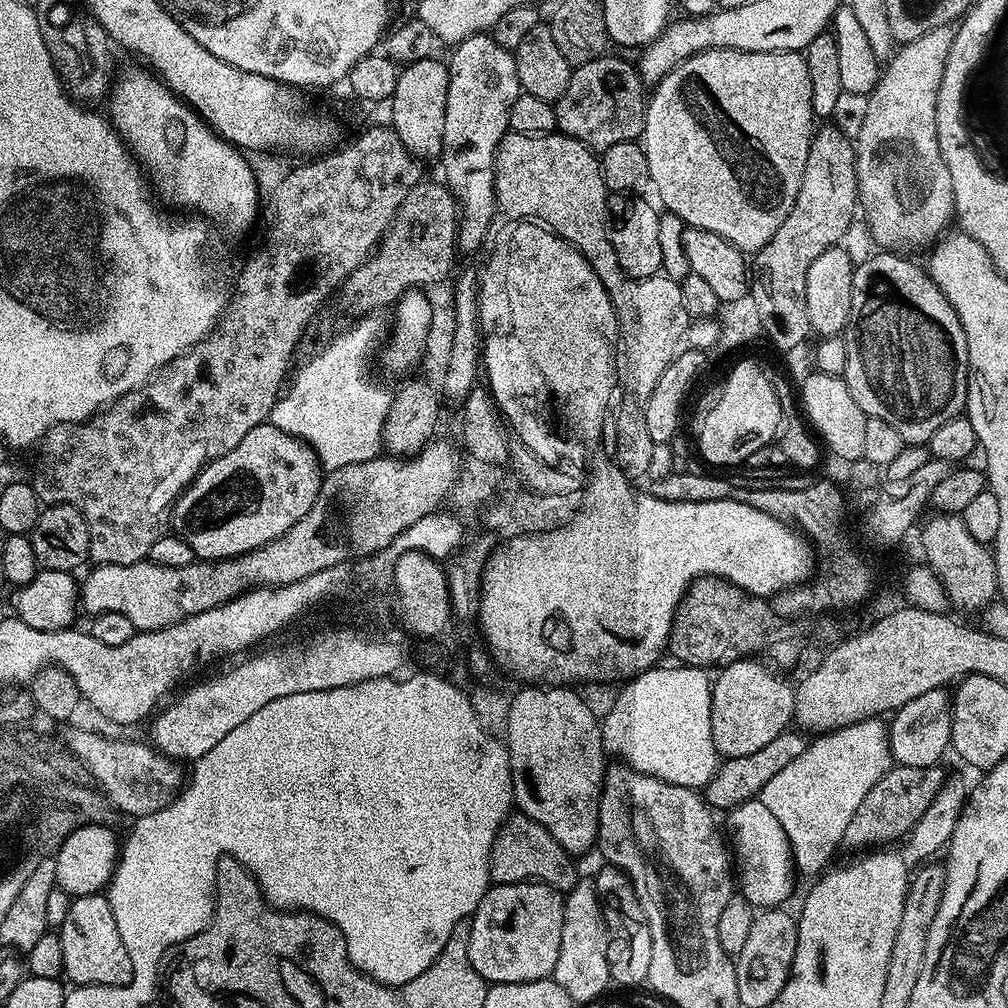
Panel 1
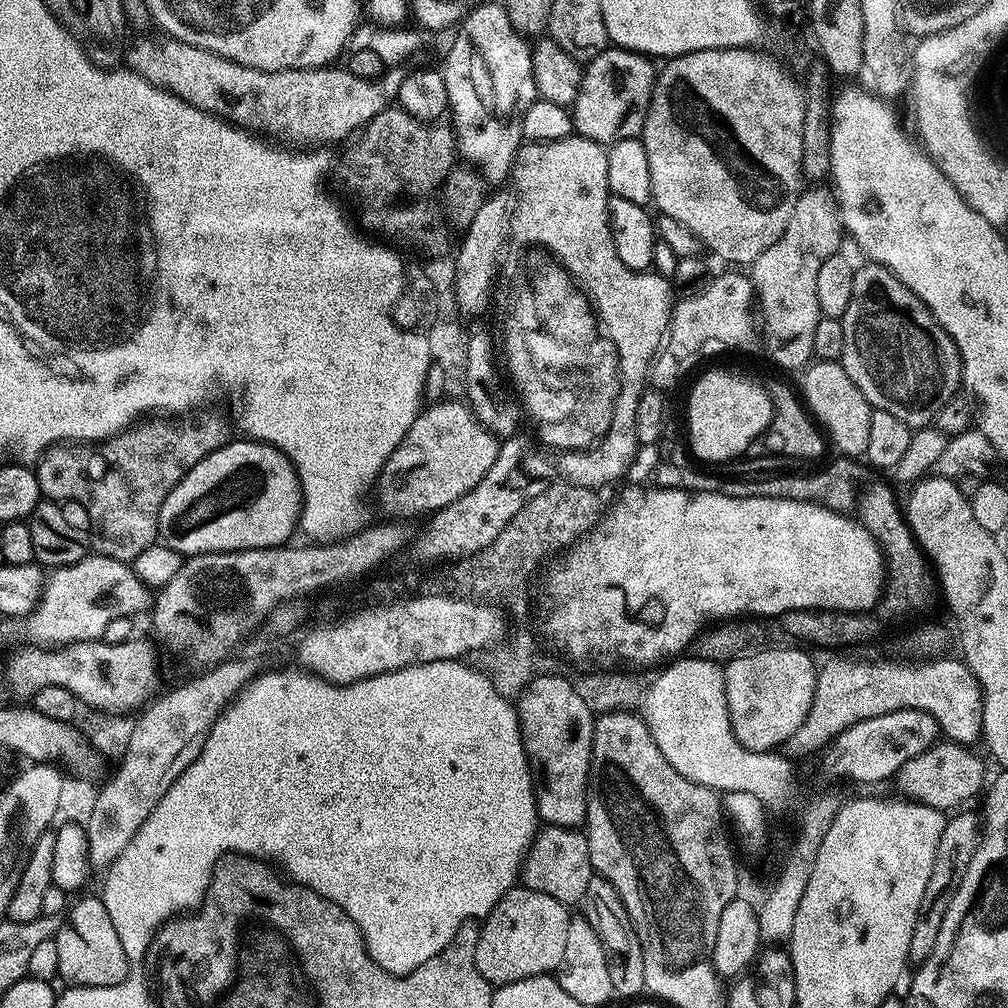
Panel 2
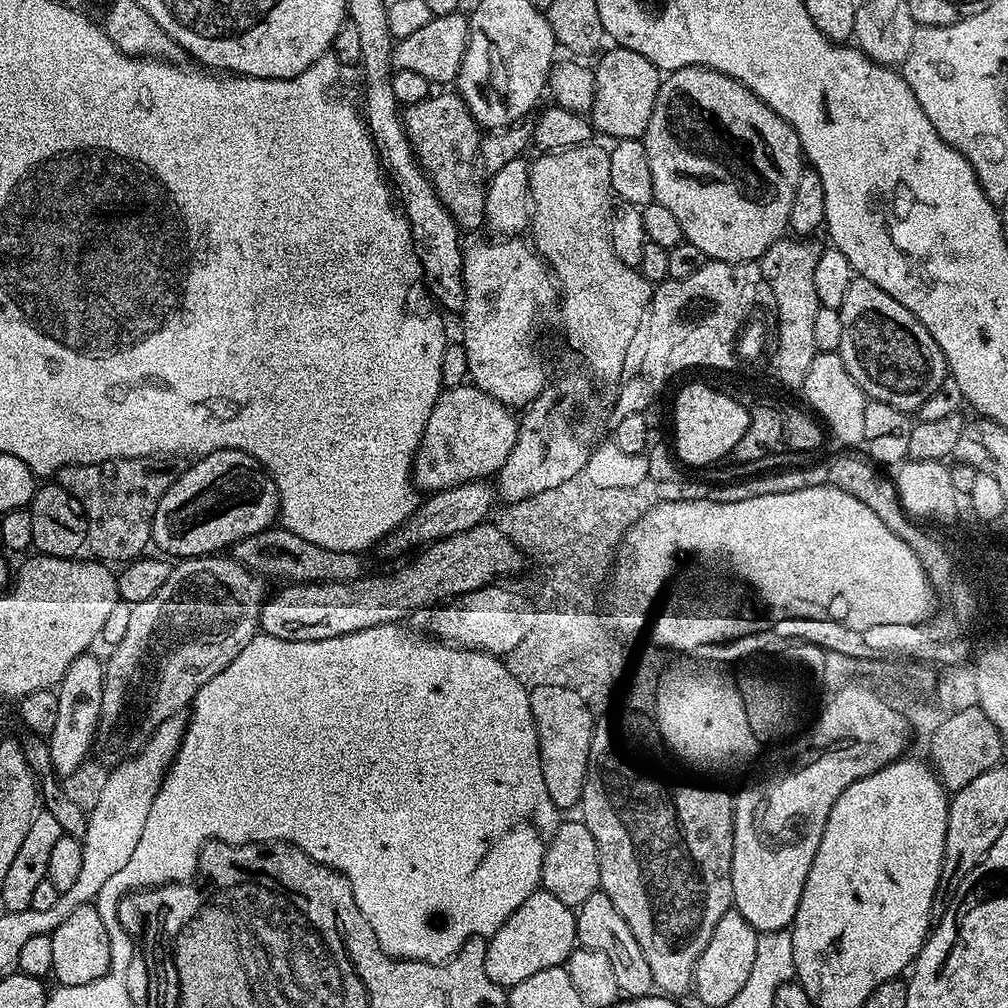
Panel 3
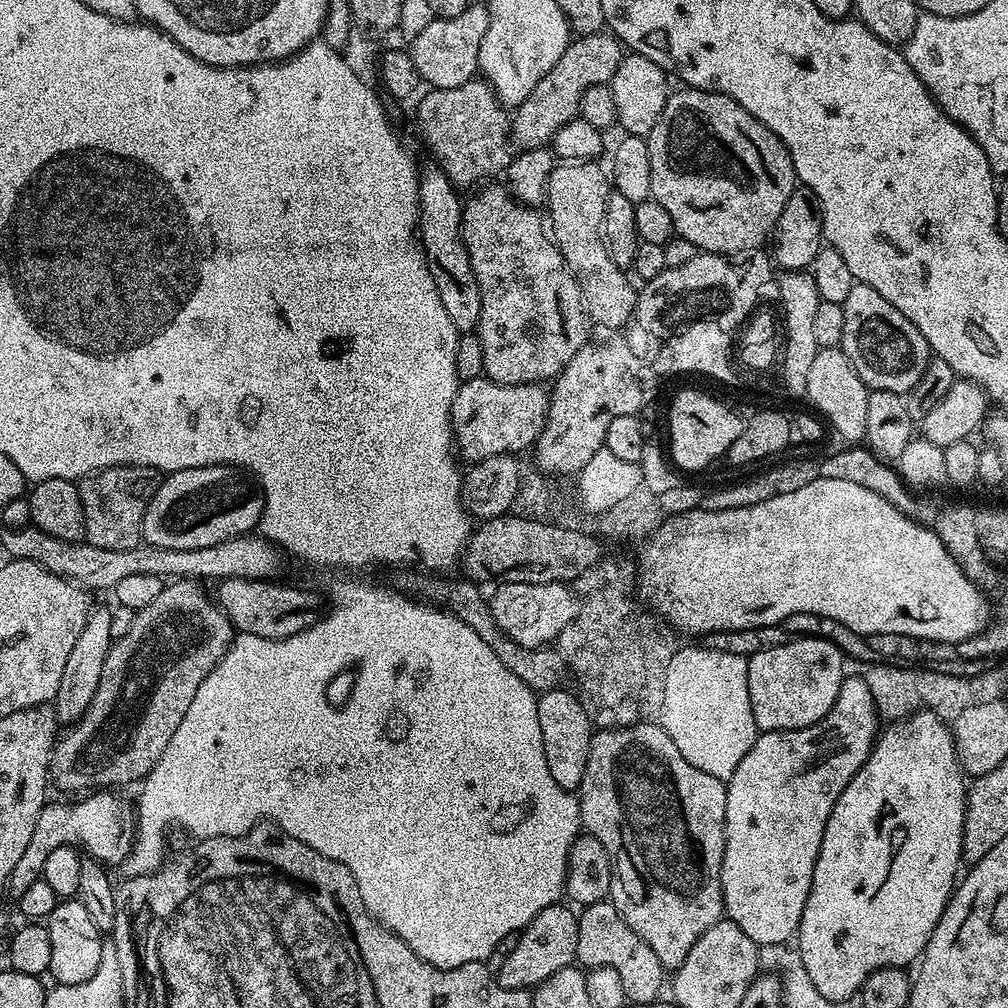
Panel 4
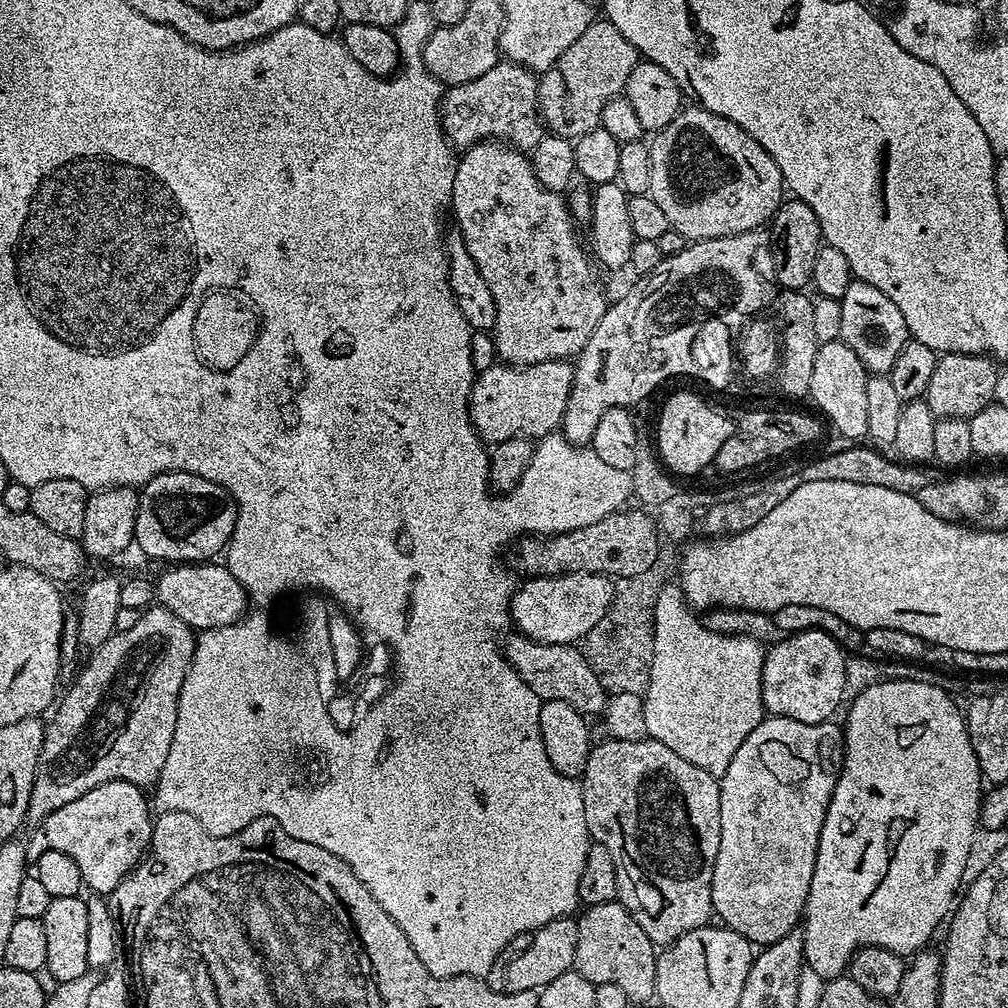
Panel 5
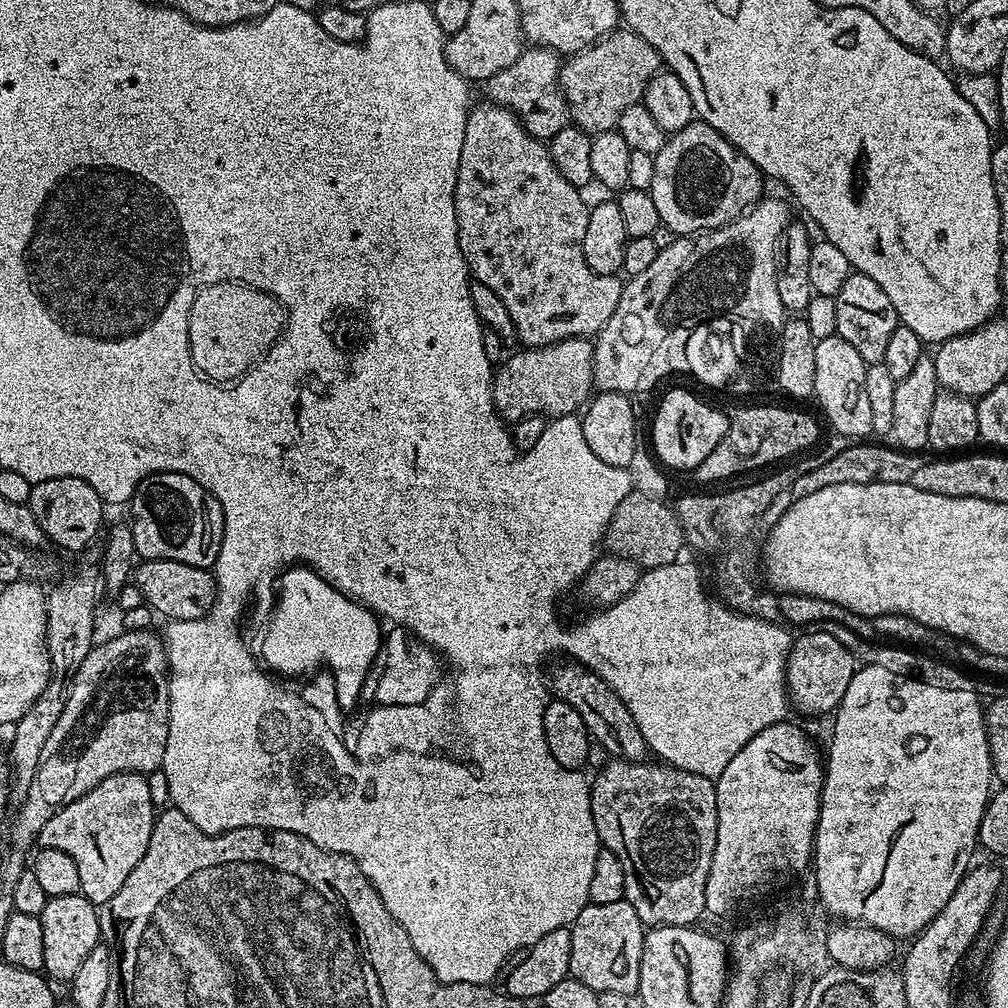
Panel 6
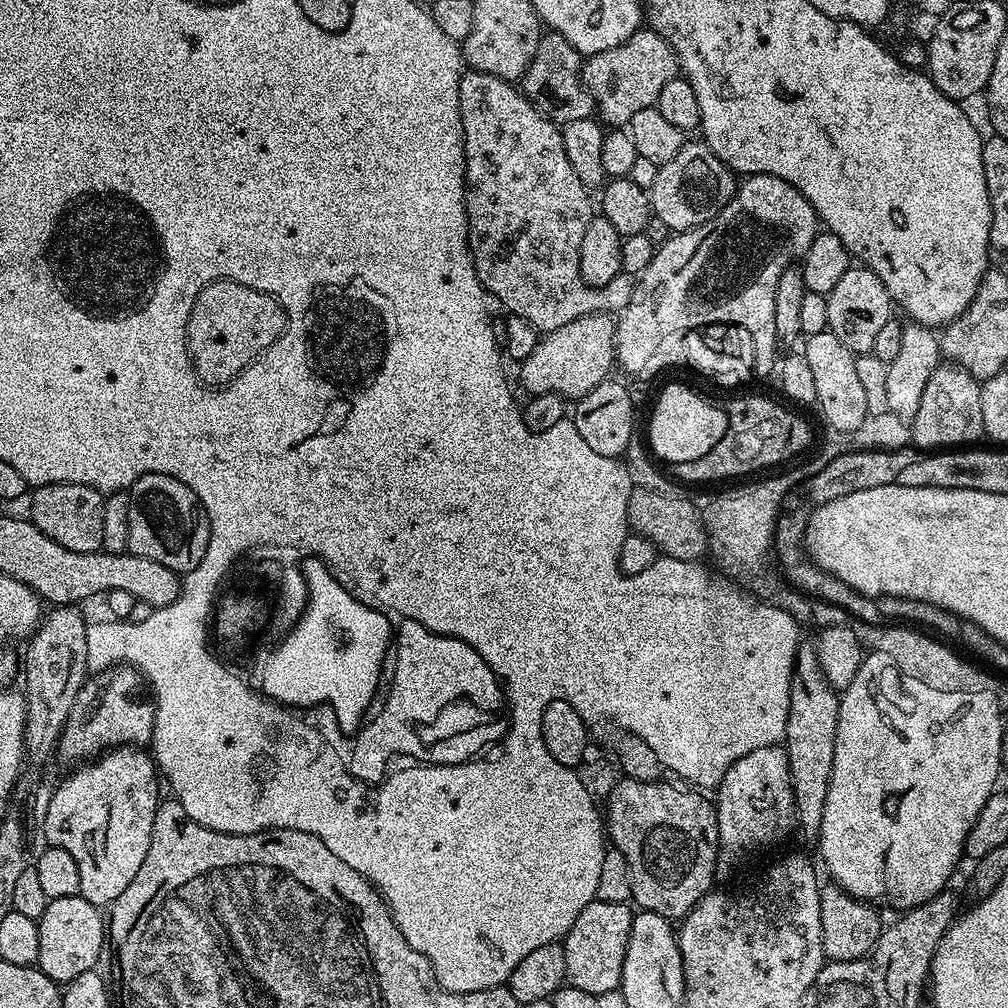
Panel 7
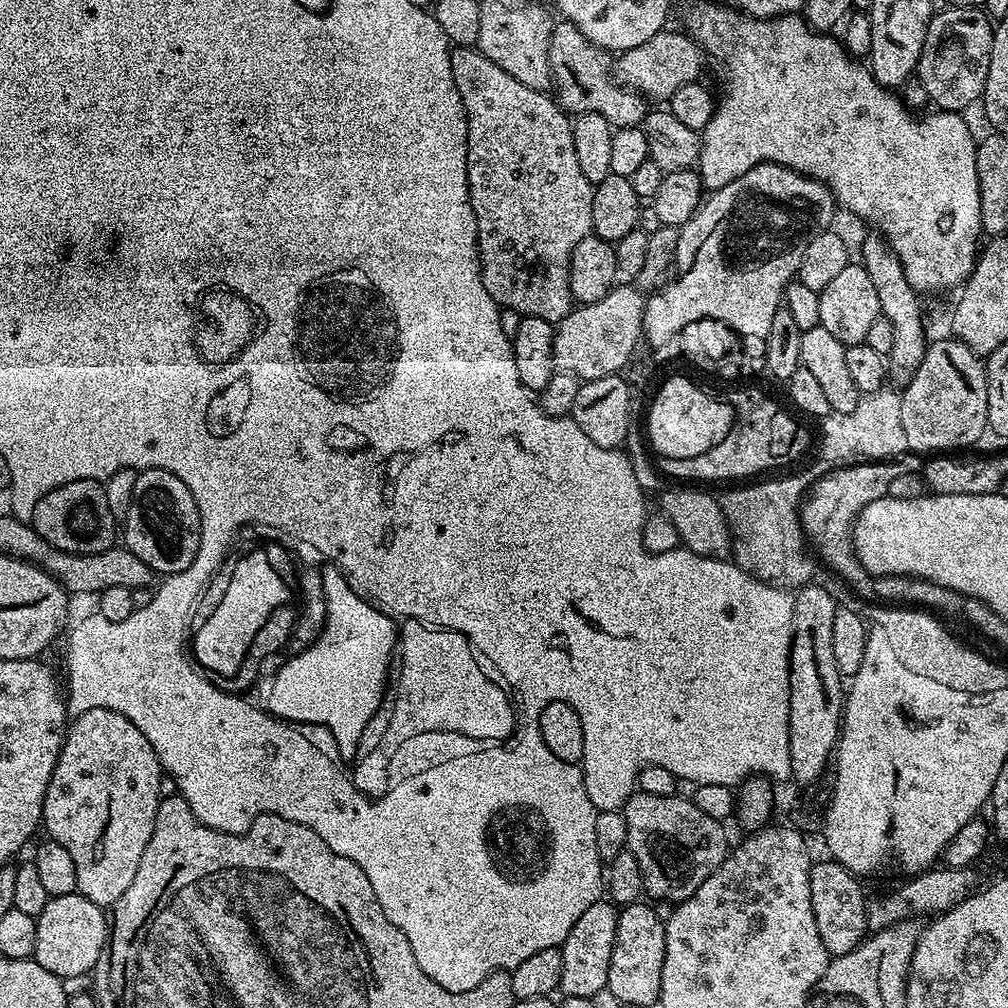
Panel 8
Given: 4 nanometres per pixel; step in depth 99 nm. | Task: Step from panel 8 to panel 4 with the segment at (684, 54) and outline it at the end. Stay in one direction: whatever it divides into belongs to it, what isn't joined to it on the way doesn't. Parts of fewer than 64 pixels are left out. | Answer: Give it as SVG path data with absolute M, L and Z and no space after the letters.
M601 30L589 36L576 36L566 46L562 58L558 58L558 62L554 62L554 66L550 66L546 78L542 78L542 82L538 82L538 86L534 86L534 90L530 90L528 97L514 109L514 115L510 120L511 143L520 150L551 145L554 134L558 130L562 130L562 126L566 126L566 122L579 117L582 94L586 94L586 90L590 90L590 86L608 84L614 70L618 70L618 66L624 60L625 55L624 45L612 35L611 31Z

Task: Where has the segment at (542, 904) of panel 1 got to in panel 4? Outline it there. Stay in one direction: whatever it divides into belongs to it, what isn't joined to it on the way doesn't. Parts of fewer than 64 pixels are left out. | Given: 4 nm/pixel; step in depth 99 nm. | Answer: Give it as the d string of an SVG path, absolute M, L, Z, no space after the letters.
M564 902L551 904L522 929L515 937L516 945L509 950L508 957L501 962L500 972L498 968L498 979L502 986L531 990L546 978L550 978L554 970L567 968L576 960L578 916L575 911L572 913L571 910L573 911Z

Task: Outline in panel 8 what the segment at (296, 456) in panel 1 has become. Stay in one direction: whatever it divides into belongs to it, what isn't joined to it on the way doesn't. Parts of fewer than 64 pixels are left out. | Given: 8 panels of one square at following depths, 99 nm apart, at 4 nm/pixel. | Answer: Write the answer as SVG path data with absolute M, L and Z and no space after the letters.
M143 469L134 482L130 510L122 518L123 547L138 554L153 573L173 576L194 562L199 541L200 515L186 482L166 470Z

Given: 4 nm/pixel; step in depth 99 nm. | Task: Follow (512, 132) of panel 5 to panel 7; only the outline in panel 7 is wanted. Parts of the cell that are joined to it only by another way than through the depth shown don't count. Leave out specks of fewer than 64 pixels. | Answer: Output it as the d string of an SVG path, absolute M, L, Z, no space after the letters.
M548 30L543 33L538 42L538 50L530 62L530 66L522 77L522 91L537 108L550 111L550 119L557 126L570 122L578 122L578 118L592 116L594 105L592 95L582 79L582 57L579 52L562 38L562 34Z

